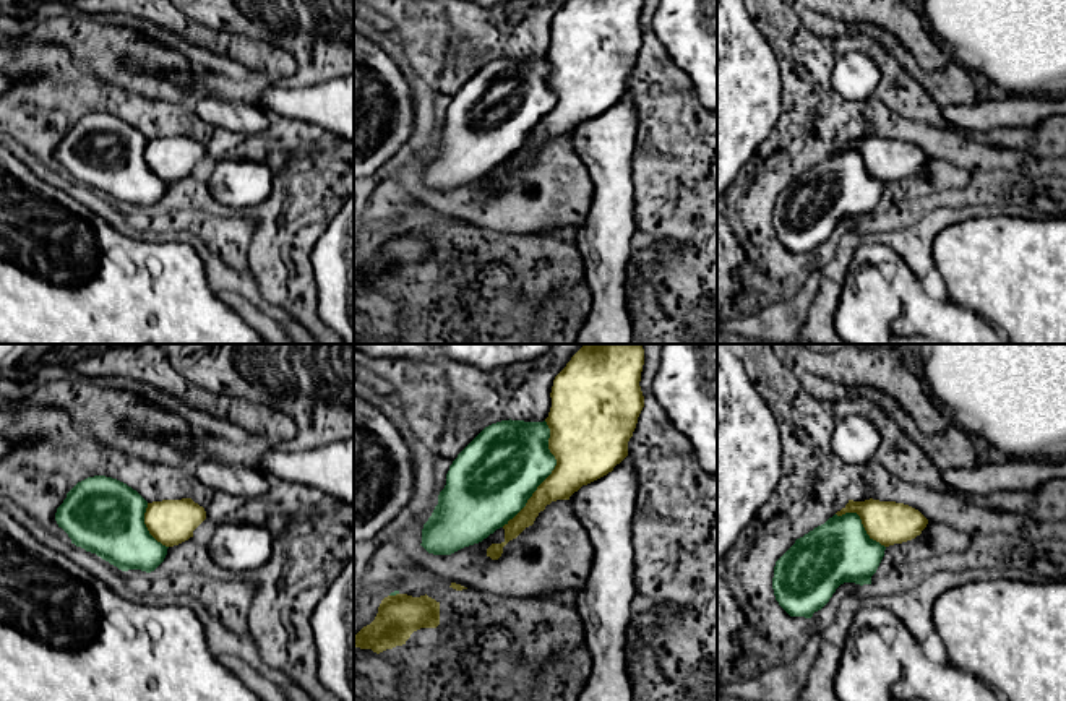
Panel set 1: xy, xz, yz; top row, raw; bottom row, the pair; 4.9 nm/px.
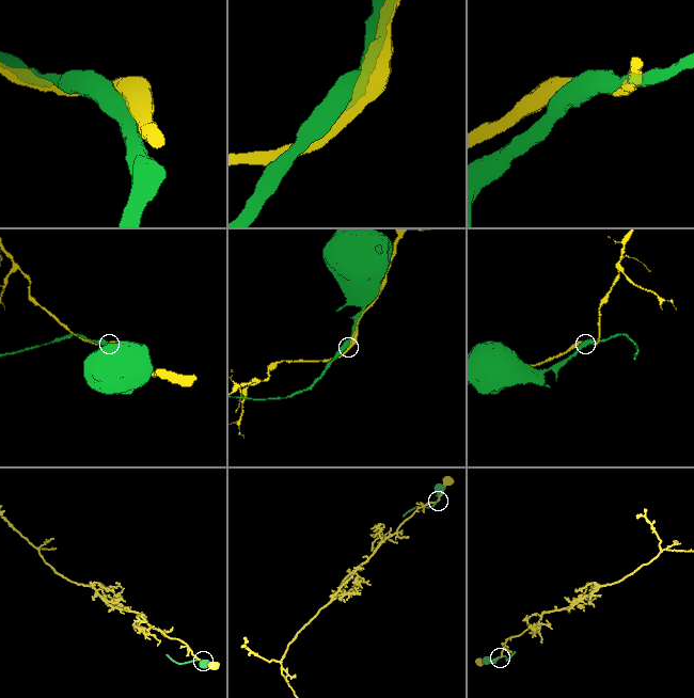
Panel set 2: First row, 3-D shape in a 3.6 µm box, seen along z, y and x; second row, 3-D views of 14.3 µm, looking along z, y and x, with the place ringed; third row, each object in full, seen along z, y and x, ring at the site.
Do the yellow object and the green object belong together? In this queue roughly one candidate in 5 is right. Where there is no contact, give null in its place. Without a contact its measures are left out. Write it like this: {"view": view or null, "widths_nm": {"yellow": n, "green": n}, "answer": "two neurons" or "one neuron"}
{"view": "xz", "widths_nm": {"yellow": 380, "green": 400}, "answer": "two neurons"}

